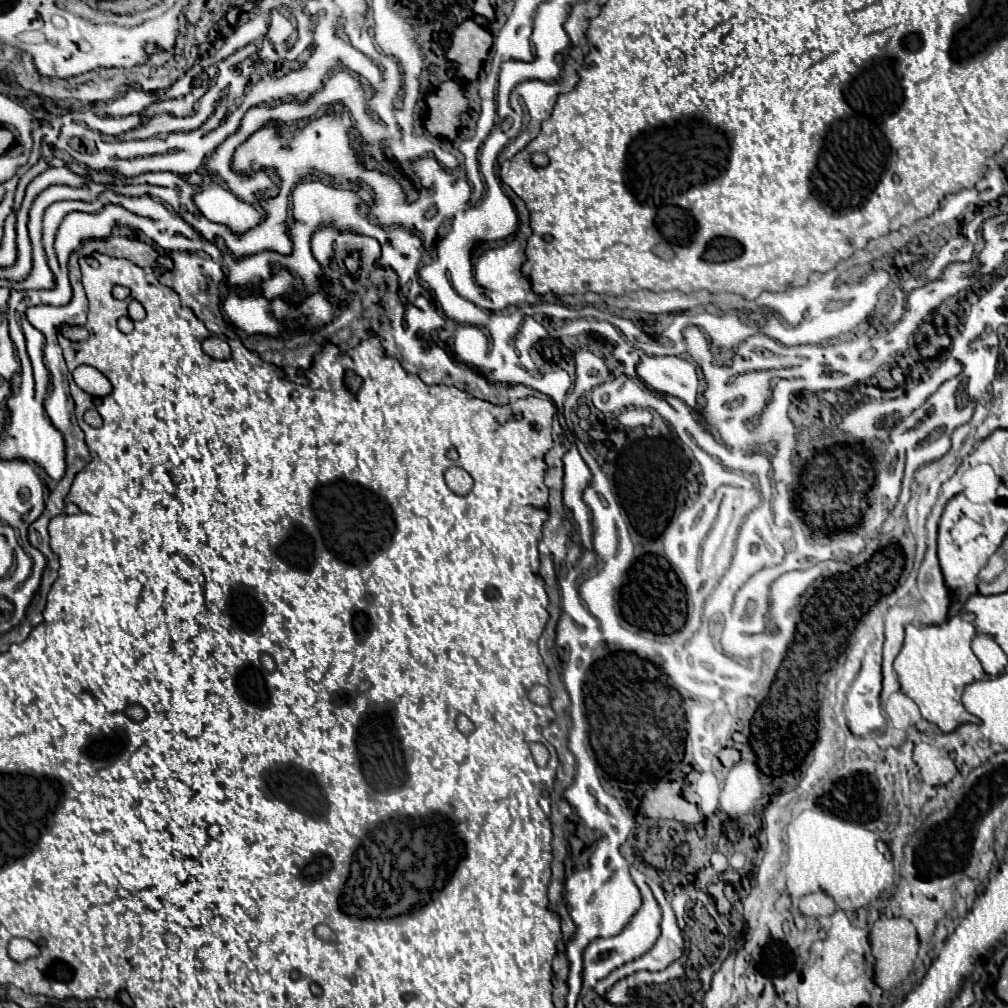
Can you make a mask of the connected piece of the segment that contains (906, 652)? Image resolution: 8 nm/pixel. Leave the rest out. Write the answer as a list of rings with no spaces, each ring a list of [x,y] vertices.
[[[956,615],[938,627],[906,627],[906,637],[900,653],[894,659],[894,671],[898,673],[900,693],[910,697],[922,717],[934,725],[942,733],[952,733],[964,723],[980,723],[978,717],[972,717],[962,705],[964,687],[972,681],[988,679],[984,669],[980,667],[978,659],[970,649],[970,641],[974,637],[974,627],[964,627],[964,621]]]

